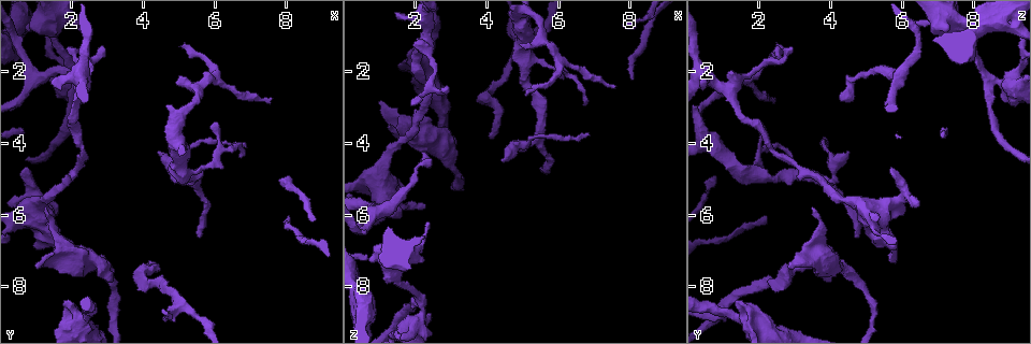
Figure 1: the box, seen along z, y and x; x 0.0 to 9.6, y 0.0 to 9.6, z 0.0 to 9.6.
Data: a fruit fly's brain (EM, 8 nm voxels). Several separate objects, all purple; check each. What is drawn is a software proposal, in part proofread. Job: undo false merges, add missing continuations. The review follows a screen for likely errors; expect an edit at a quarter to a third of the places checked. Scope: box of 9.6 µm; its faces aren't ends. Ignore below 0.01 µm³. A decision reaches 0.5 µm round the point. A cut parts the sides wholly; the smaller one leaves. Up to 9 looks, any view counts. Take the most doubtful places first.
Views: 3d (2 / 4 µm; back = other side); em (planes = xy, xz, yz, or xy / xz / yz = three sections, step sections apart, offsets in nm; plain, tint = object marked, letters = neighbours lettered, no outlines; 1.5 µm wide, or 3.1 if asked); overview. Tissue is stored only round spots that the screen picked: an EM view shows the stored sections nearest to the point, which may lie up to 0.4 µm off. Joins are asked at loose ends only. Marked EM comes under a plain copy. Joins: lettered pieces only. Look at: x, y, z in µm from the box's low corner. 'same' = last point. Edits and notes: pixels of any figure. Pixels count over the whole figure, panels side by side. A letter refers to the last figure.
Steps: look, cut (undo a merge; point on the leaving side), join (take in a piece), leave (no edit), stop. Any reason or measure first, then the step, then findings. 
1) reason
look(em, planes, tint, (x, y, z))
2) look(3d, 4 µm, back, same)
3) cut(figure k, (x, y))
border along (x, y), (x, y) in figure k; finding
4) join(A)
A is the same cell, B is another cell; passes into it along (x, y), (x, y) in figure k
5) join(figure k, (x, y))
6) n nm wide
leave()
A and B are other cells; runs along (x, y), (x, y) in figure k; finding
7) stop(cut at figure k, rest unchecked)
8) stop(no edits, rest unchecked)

an open end
look(3d, 2 µm, (4.05, 7.45, 3.90))

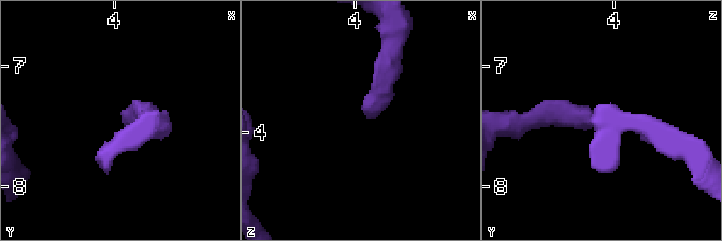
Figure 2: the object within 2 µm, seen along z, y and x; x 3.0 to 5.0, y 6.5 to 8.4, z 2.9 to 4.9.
shape alone is not enough
look(em, planes, letters, (4.08, 7.44, 3.86))

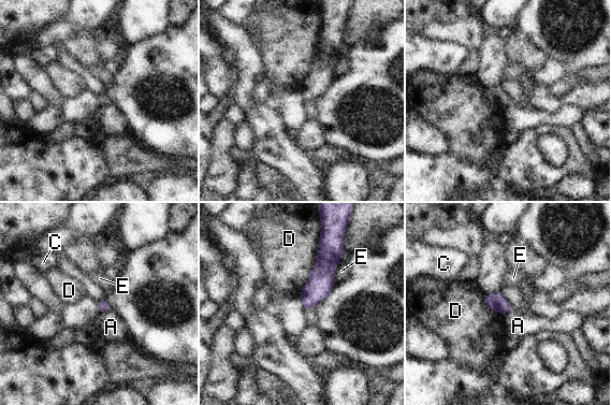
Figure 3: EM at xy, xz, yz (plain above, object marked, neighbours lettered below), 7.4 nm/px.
leave()
A, C, D and E are other cells; none of them fits

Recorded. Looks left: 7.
look(em, planes, letters, (1.25, 5.75, 3.50))

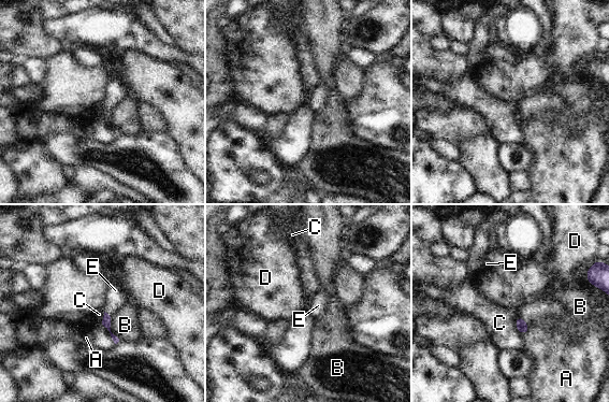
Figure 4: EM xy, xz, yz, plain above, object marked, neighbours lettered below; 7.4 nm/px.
join(figure 4, (116, 297))
E is the same cell, A, B, C and D are other cells; passes into it along (106, 318), (107, 314), (116, 297) in figure 4; the cell continues

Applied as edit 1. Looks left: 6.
look(overview)

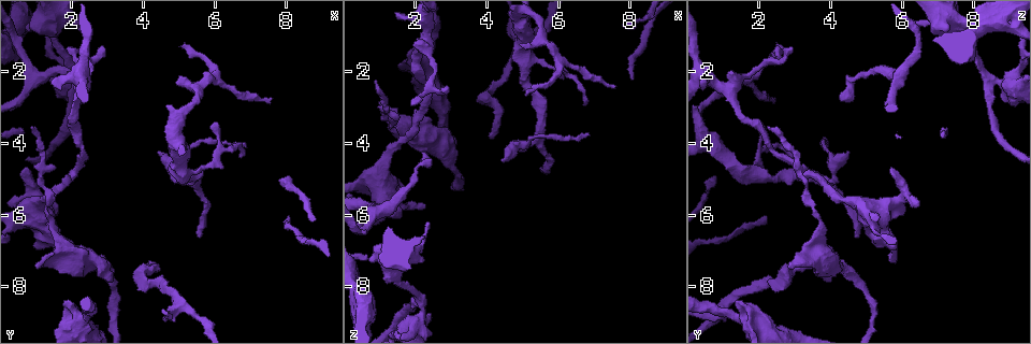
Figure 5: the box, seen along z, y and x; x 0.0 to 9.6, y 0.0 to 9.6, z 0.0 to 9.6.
free end
look(3d, 4 µm, (1.95, 8.40, 1.40))

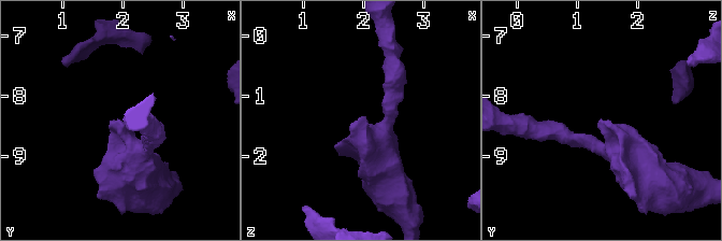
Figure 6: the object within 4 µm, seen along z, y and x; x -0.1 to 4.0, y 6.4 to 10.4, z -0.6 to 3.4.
now the EM
look(em, planes, tint, (1.95, 8.40, 1.40))

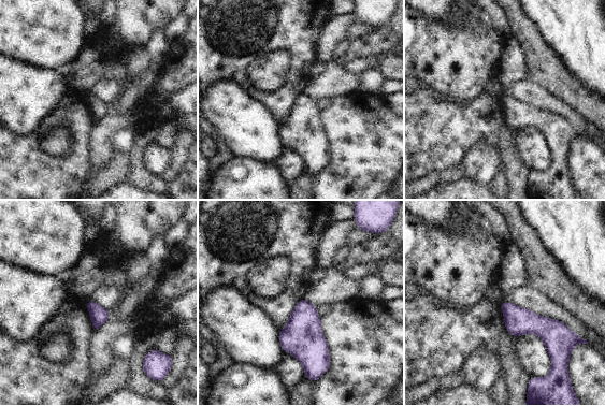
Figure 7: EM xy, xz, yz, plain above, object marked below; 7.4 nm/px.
look(em, planes, letters, same)

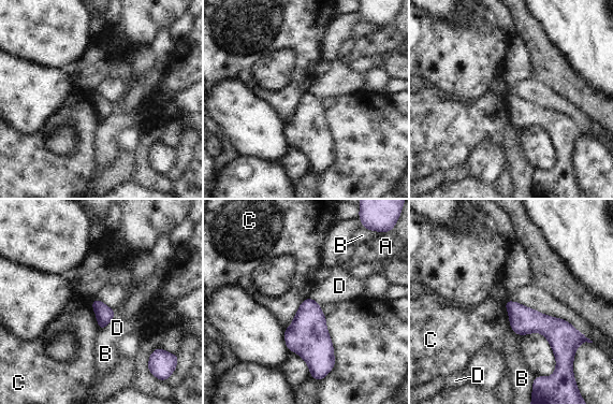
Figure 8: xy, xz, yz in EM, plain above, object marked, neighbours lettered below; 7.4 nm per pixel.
leave()
A, B, C and D are other cells; border along (504, 303), (556, 362) in figure 8; no lettered piece goes on from it

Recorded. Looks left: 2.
stop(join at figure 4, rest unchecked)

